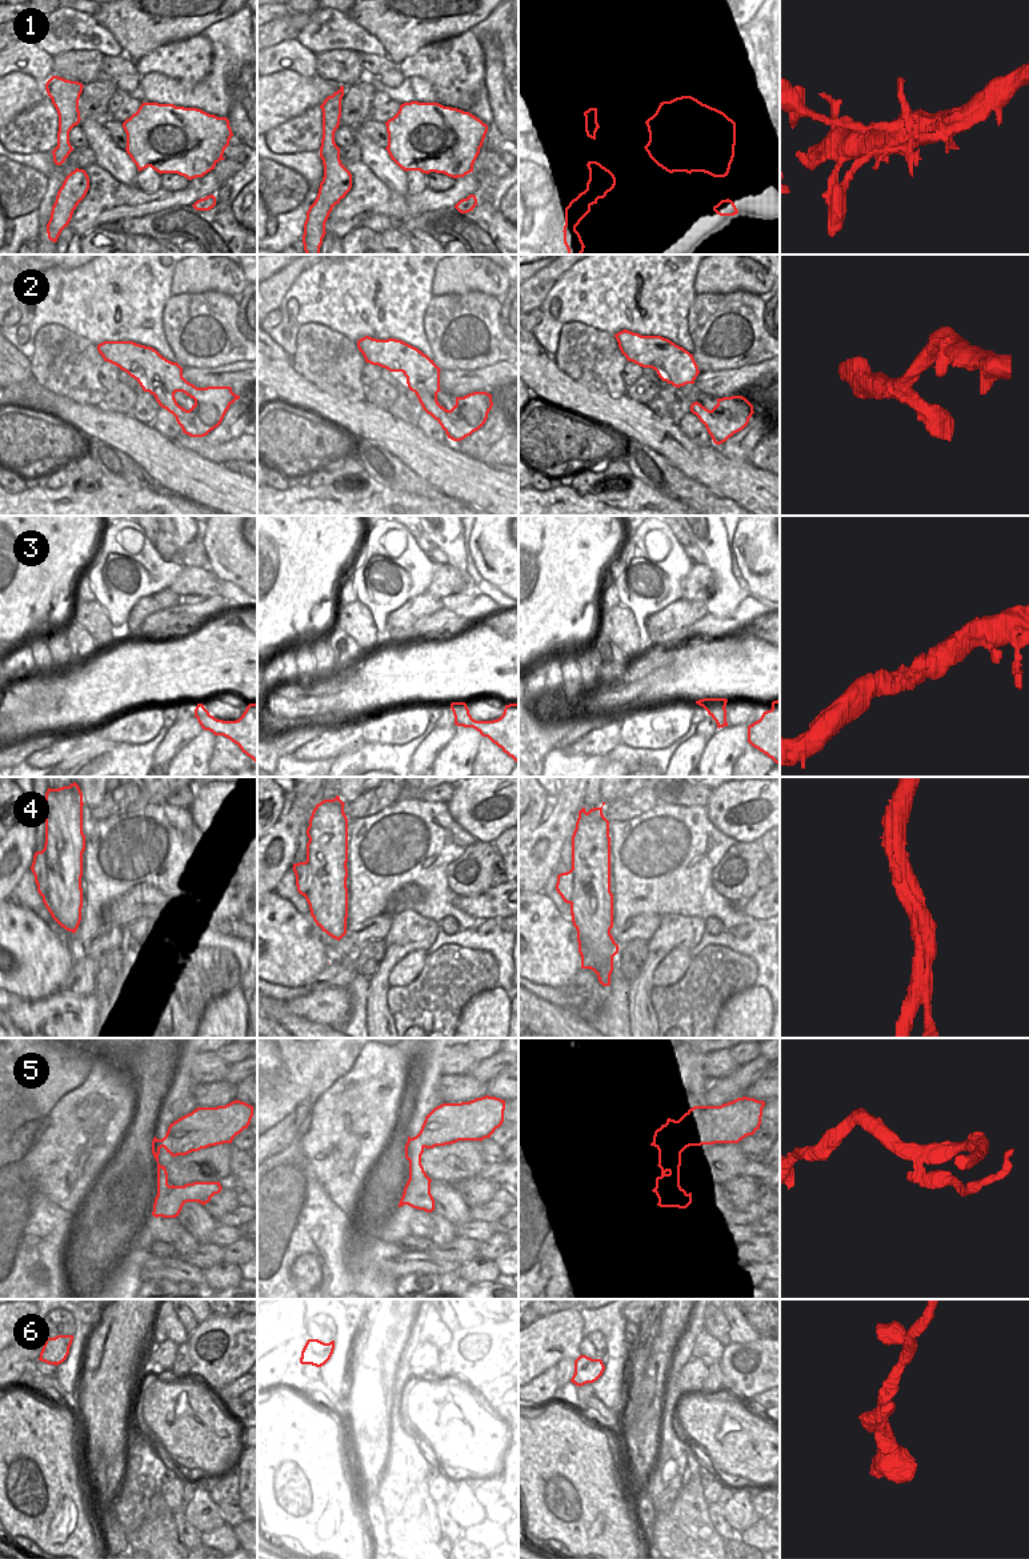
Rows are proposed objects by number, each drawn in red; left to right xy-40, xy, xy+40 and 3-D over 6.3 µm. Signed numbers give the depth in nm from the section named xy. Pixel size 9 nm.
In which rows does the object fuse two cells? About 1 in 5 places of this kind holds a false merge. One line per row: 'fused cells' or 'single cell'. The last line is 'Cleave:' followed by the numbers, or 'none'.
1: fused cells
2: single cell
3: single cell
4: fused cells
5: single cell
6: single cell
Cleave: 1, 4

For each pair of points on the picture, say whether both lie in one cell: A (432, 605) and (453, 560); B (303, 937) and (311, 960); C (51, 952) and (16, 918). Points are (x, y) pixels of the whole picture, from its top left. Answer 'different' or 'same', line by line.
A: different
B: same
C: same

